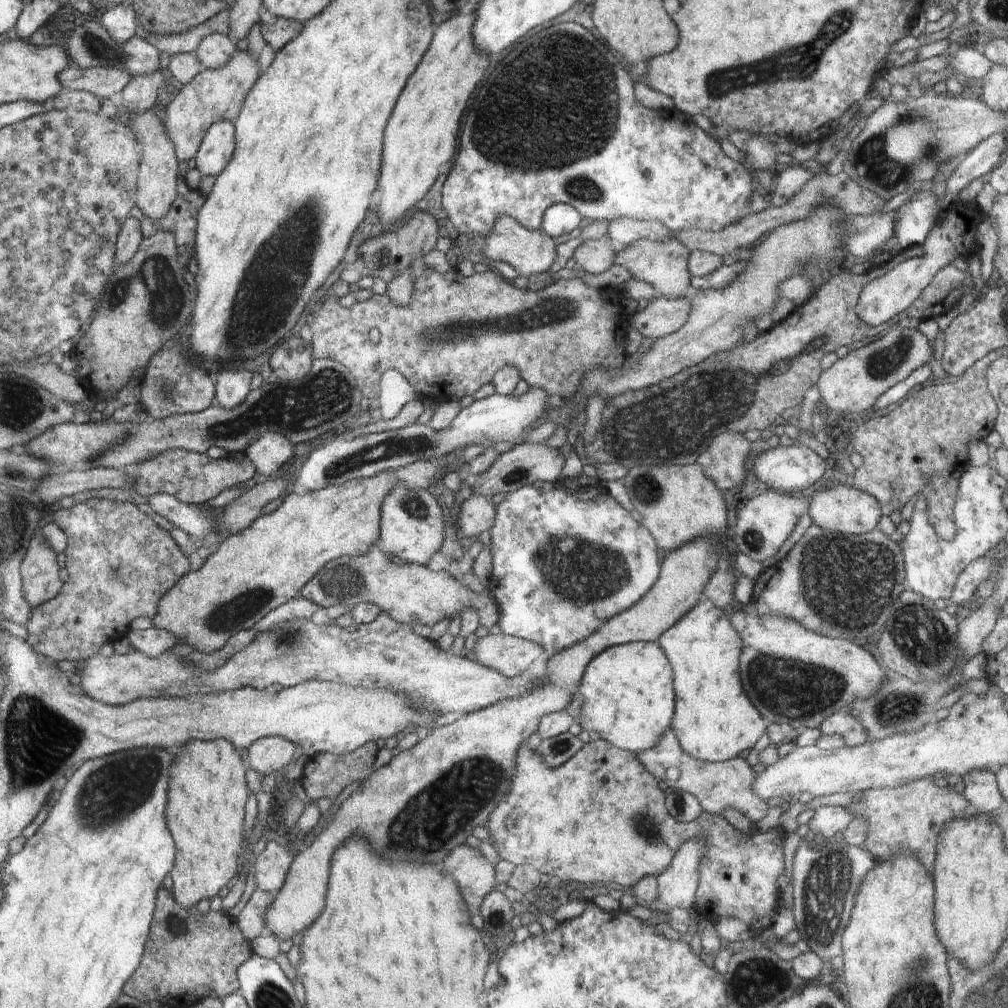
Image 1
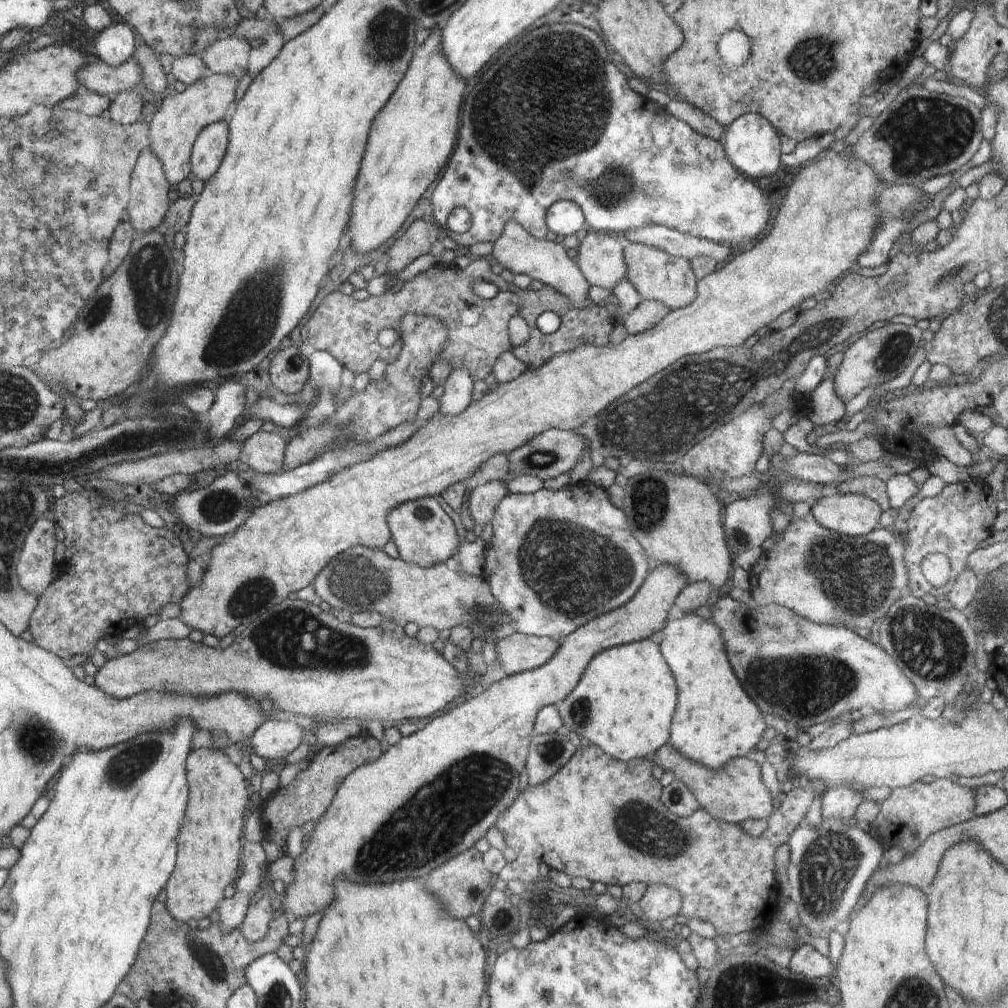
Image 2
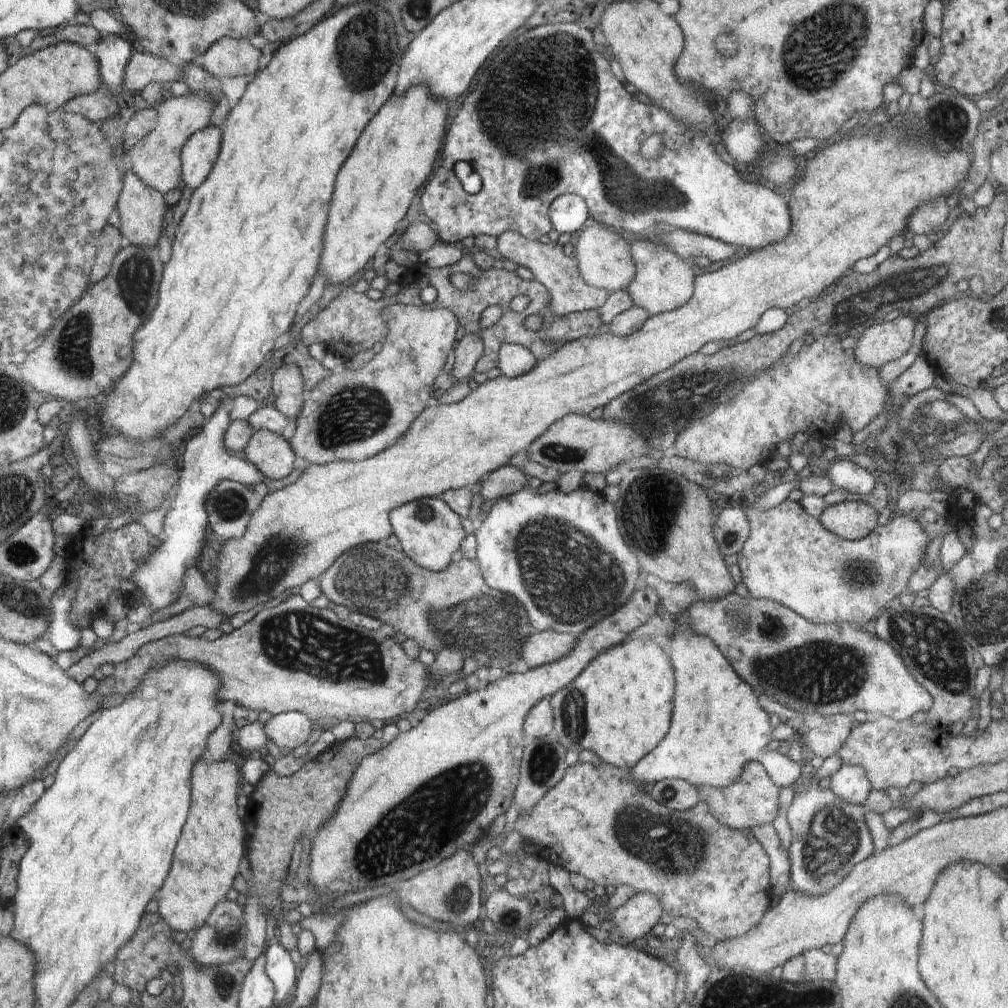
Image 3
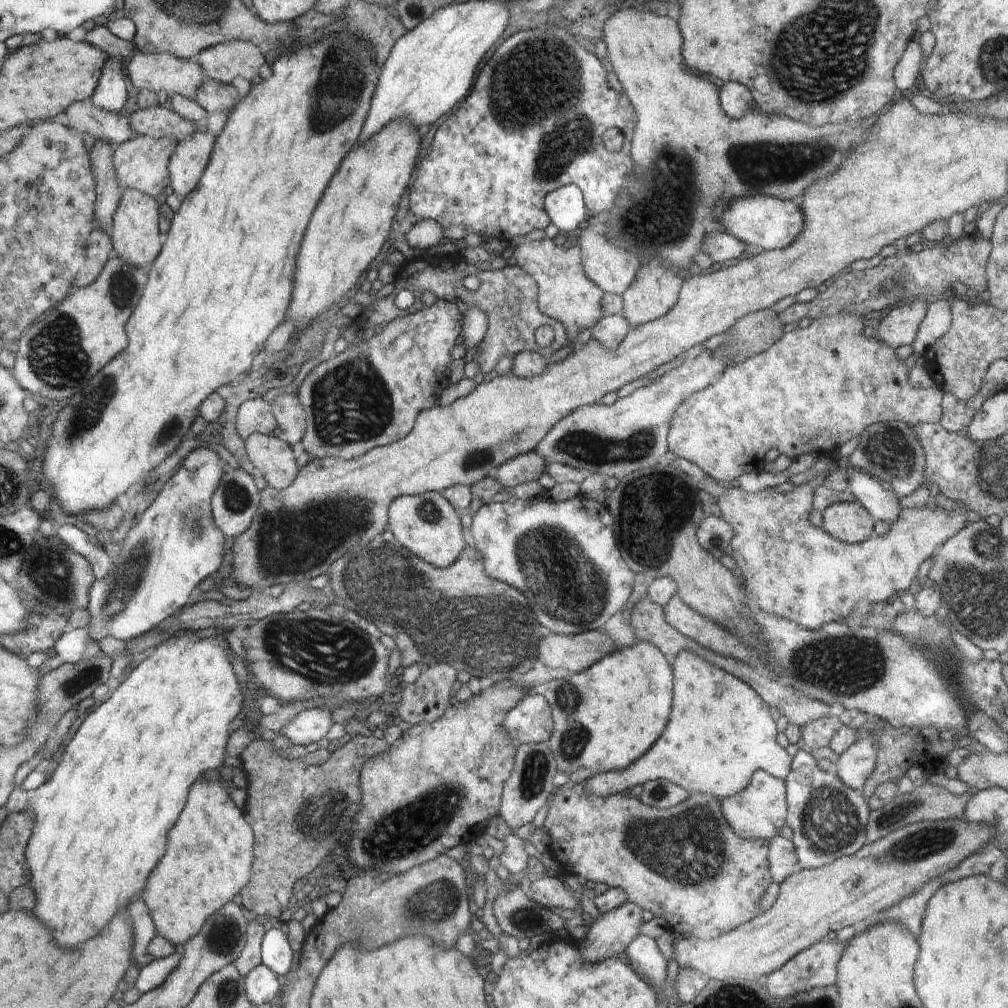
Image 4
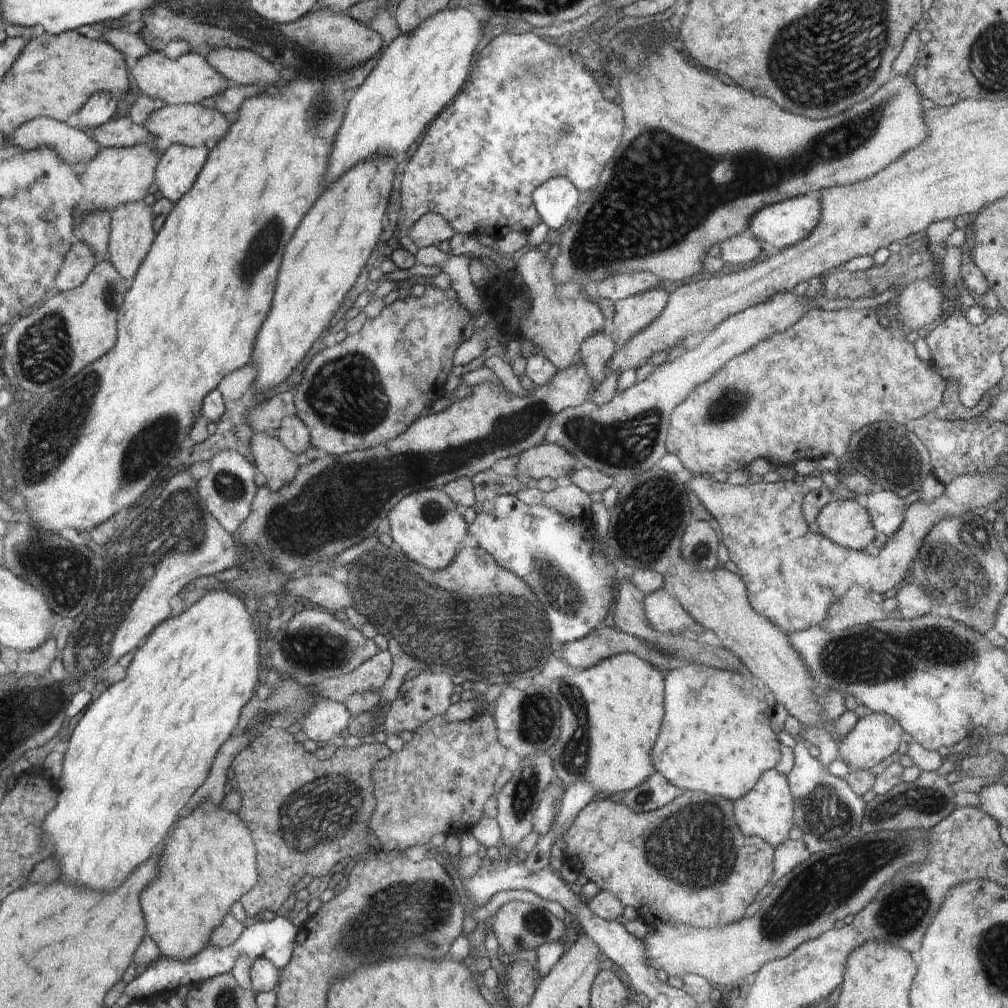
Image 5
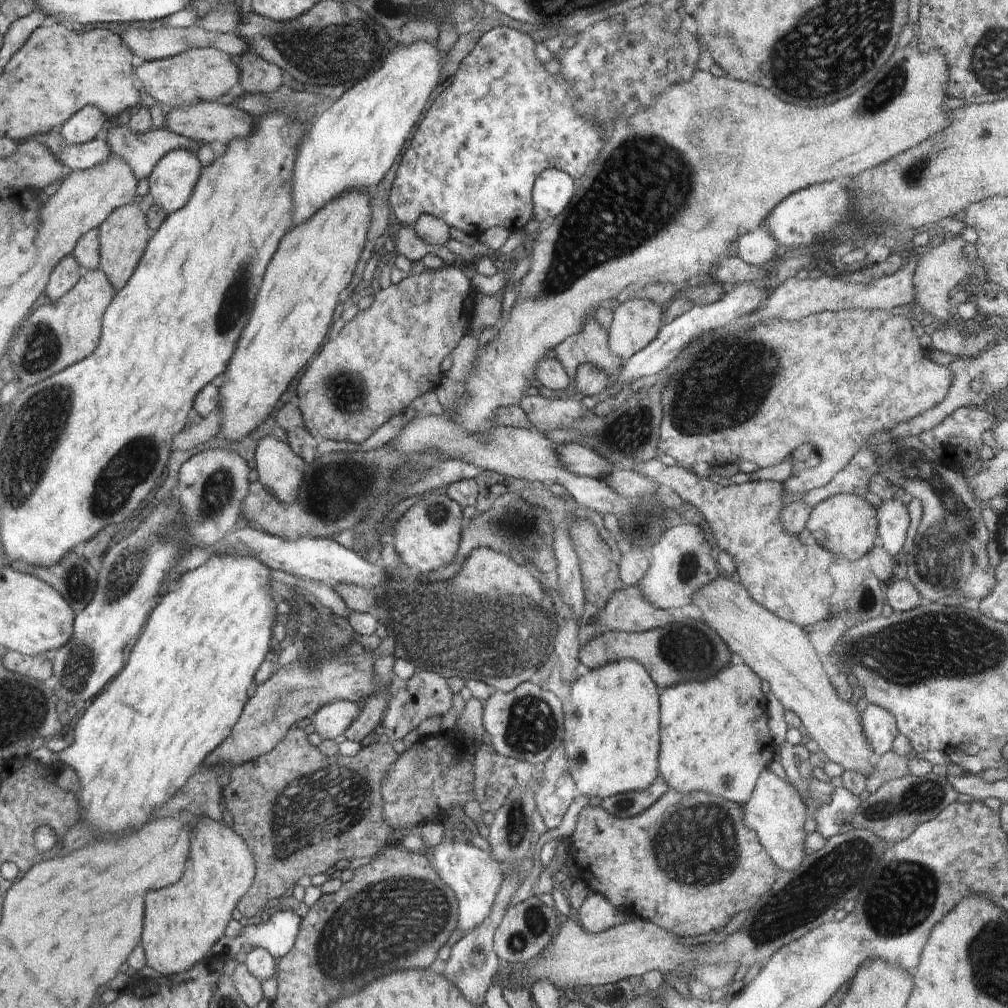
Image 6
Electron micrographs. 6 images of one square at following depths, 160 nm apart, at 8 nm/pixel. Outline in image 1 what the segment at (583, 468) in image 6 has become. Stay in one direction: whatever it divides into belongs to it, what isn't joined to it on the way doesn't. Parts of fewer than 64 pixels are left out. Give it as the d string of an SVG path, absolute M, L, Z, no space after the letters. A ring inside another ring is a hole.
M472 494L463 501L461 512L457 518L459 536L463 543L470 543L477 539L482 532L489 532L495 521L495 506L490 498Z

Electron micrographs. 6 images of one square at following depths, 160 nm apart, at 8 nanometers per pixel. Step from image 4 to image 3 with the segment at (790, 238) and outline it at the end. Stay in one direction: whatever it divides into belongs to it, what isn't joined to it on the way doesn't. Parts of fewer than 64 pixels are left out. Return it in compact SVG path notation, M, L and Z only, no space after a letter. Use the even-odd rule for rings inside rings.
M572 22L532 28L514 38L504 52L496 54L496 70L492 60L492 64L480 74L474 90L466 96L464 108L460 106L460 112L450 124L450 142L446 142L442 166L438 166L436 174L420 194L420 206L438 227L444 243L460 245L467 236L475 238L490 234L497 237L506 231L516 231L526 240L538 241L550 229L550 204L557 196L566 193L582 197L589 216L596 224L605 227L634 234L650 226L678 227L712 236L746 252L782 242L792 224L787 197L759 183L751 183L742 169L726 164L704 132L684 128L682 122L672 118L662 107L637 101L616 80L608 60L596 50L590 30ZM652 134L662 136L664 148L658 158L646 160L640 154L640 144ZM460 158L482 178L482 187L477 194L464 192L454 173L454 164L460 162Z

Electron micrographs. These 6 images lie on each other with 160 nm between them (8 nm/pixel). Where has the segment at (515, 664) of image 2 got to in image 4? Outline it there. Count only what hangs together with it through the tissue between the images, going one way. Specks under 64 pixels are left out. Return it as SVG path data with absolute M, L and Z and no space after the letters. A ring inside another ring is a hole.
M601 630L577 635L548 634L540 638L538 658L549 669L568 668L578 673L615 650L613 642Z

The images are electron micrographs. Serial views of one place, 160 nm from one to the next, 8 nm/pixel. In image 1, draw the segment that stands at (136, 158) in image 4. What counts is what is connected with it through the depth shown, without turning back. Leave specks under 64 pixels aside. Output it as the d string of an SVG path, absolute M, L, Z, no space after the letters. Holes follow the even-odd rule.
M238 50L224 66L215 69L203 68L178 90L177 96L166 107L164 121L179 159L189 161L196 157L205 134L214 124L236 120L244 108L245 97L260 78L258 65L258 60L254 59L248 50Z

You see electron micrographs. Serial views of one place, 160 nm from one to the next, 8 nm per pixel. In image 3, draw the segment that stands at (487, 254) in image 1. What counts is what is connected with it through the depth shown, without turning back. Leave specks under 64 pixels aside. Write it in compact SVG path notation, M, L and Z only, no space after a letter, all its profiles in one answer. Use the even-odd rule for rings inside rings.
M506 231L497 236L498 252L505 258L518 265L525 266L532 271L534 279L541 282L551 296L551 309L553 313L568 316L570 313L582 313L585 310L599 309L608 298L609 292L588 286L580 276L578 261L575 255L566 256L563 246L558 241L542 243L524 238L516 231Z

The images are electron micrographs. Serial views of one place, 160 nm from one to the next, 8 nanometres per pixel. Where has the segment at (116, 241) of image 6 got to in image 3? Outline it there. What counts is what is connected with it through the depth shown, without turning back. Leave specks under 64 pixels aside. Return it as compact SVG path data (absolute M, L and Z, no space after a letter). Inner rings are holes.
M128 168L124 176L124 189L121 191L121 197L118 198L118 214L120 215L118 230L124 242L134 246L156 246L162 234L164 212L166 212L166 202L161 192L146 186L146 183Z

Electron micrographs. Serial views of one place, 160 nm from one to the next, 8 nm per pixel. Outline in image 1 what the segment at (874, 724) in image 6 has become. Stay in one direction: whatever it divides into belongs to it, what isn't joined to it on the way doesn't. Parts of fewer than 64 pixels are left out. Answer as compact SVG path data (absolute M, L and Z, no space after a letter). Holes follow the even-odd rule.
M828 805L815 810L809 820L810 838L827 840L843 832L853 819L853 814L845 807Z

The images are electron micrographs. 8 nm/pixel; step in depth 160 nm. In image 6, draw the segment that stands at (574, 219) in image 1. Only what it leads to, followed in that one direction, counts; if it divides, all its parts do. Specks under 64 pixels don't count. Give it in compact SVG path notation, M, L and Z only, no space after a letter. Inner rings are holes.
M555 168L544 169L531 190L533 218L541 225L556 218L574 196L574 180Z

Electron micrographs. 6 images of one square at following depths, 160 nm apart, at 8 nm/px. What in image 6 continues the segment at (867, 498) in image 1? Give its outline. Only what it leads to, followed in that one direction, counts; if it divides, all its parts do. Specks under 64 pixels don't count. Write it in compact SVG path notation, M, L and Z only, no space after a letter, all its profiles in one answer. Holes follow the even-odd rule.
M832 495L812 508L805 528L812 533L812 541L832 551L837 558L857 560L878 541L877 510L861 495Z

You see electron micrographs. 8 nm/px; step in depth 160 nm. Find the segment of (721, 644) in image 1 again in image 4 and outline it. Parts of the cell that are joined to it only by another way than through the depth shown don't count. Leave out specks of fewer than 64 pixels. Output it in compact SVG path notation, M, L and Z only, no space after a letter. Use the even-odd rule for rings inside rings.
M683 650L682 652L679 652L671 667L673 670L673 699L671 704L671 713L669 714L669 719L664 732L660 735L660 738L658 738L658 740L654 742L654 744L628 768L625 768L624 770L608 771L605 773L596 773L594 776L586 780L584 784L587 793L590 793L591 796L598 794L607 796L614 793L626 792L626 790L634 788L637 784L644 786L648 781L662 779L677 784L690 795L696 792L708 793L713 794L716 798L722 800L723 798L741 793L742 790L748 786L754 771L758 769L765 770L768 774L784 781L790 772L792 758L788 755L786 749L776 741L776 735L778 733L776 731L776 723L770 715L769 706L764 702L764 700L762 700L762 697L749 684L742 682L742 679L736 678L733 674L722 670L720 667L714 666L714 663L711 663L708 659L702 658L694 651Z

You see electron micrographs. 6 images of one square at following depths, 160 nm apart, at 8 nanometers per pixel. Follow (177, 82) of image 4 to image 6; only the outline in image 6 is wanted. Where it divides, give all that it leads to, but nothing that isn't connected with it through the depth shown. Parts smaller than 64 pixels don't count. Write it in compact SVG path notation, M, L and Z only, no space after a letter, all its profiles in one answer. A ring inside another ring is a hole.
M214 47L191 48L173 57L140 62L137 77L148 99L169 108L194 101L216 101L223 94L238 90L239 82L237 68L230 55Z

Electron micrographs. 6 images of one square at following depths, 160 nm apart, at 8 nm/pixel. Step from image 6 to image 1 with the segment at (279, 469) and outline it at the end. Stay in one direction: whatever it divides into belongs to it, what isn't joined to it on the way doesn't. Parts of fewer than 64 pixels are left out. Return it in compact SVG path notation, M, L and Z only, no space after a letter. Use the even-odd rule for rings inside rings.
M274 431L264 433L249 444L245 454L258 472L267 477L292 456L292 444L288 439Z

